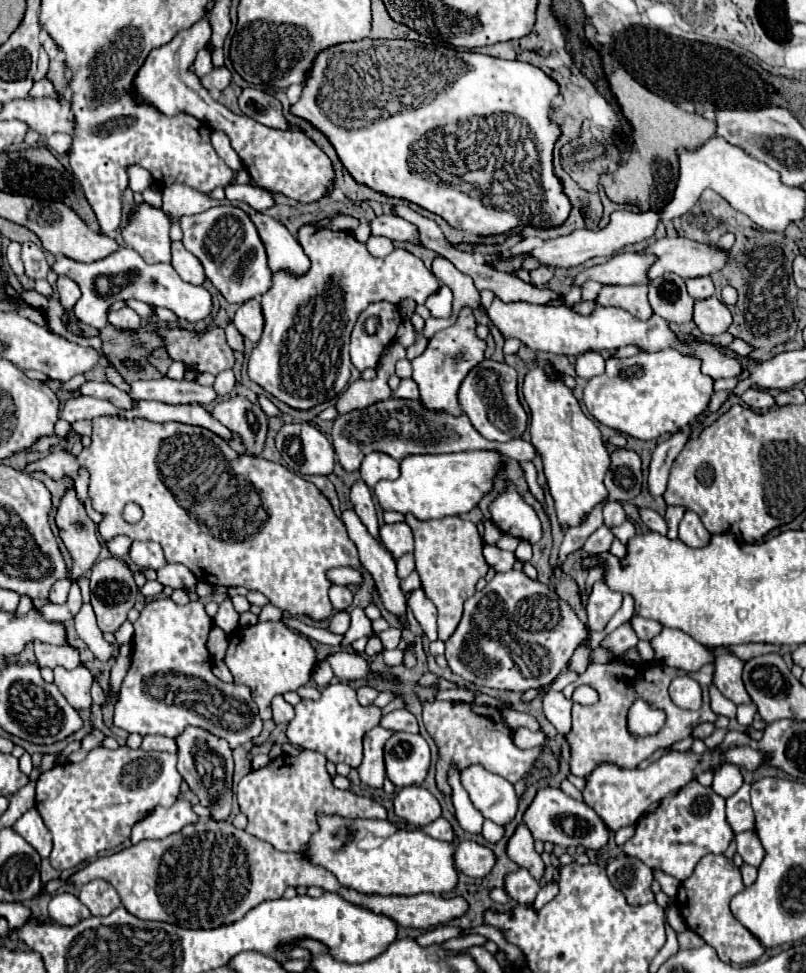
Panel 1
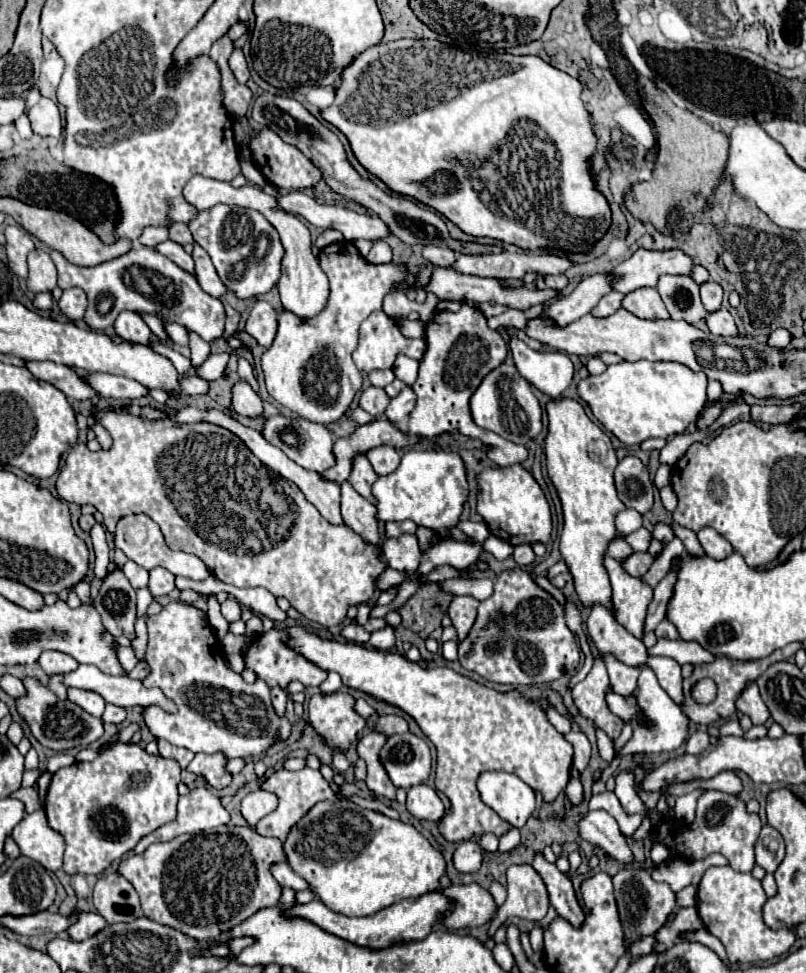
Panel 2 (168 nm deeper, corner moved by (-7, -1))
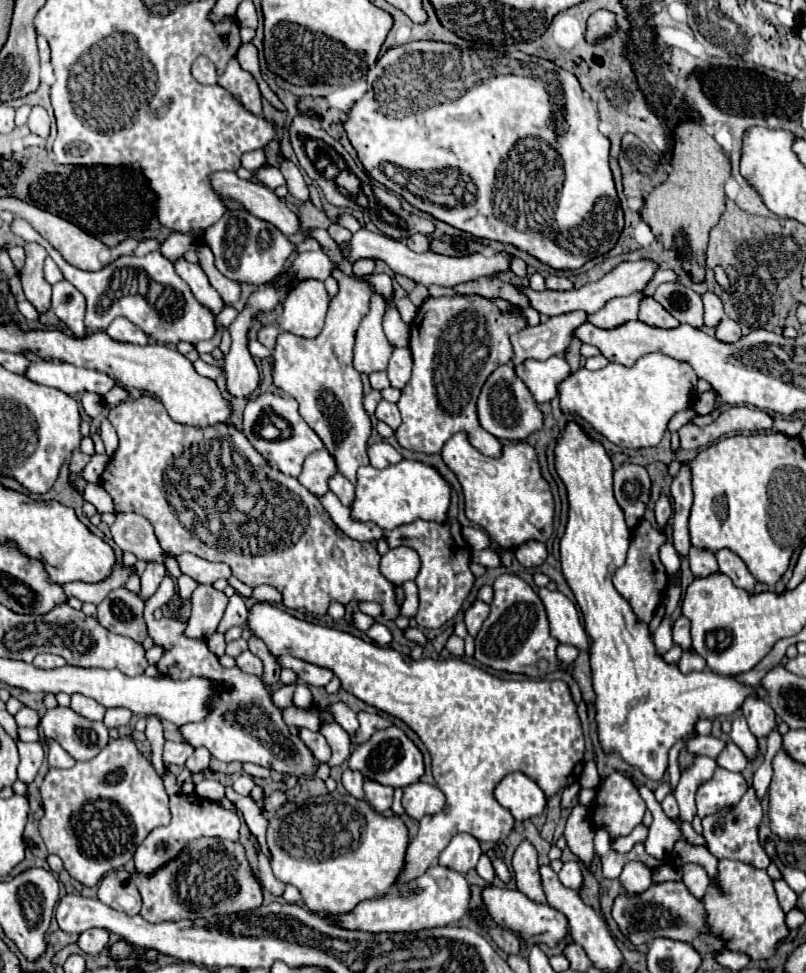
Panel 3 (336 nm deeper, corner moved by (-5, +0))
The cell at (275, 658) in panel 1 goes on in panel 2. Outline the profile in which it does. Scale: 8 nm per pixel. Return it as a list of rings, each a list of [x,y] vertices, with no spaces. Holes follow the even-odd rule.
[[[271,629],[265,635],[259,635],[251,643],[251,647],[245,653],[245,665],[247,665],[247,669],[255,671],[259,675],[259,679],[263,679],[269,687],[279,685],[279,687],[285,689],[289,681],[301,681],[305,687],[309,687],[309,685],[311,687],[319,687],[327,679],[327,671],[319,669],[317,665],[313,665],[305,657],[301,657],[293,649],[289,649],[285,645],[285,633],[283,631],[277,631],[277,629]]]

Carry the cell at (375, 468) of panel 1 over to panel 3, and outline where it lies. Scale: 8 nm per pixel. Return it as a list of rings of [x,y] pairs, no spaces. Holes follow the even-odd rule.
[[[377,442],[377,444],[369,446],[367,454],[369,454],[371,466],[375,466],[375,468],[387,468],[401,460],[401,454],[387,442]]]

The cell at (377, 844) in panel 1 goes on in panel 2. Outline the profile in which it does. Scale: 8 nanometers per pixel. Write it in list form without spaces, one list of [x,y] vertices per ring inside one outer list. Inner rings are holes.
[[[347,799],[321,801],[309,809],[289,831],[283,849],[287,865],[309,883],[317,899],[343,915],[373,915],[397,901],[431,893],[439,887],[439,879],[445,873],[443,855],[413,825],[391,819],[379,811],[363,809]]]

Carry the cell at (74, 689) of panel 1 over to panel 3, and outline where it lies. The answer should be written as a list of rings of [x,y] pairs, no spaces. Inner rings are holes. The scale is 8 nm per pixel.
[[[83,694],[71,696],[71,708],[89,720],[103,720],[103,716],[105,716],[105,708],[99,702],[95,702]]]

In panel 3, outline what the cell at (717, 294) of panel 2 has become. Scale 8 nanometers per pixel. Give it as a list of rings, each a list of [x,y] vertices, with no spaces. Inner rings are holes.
[[[705,292],[703,294],[703,304],[705,304],[705,324],[715,326],[723,318],[723,304],[717,294]]]

